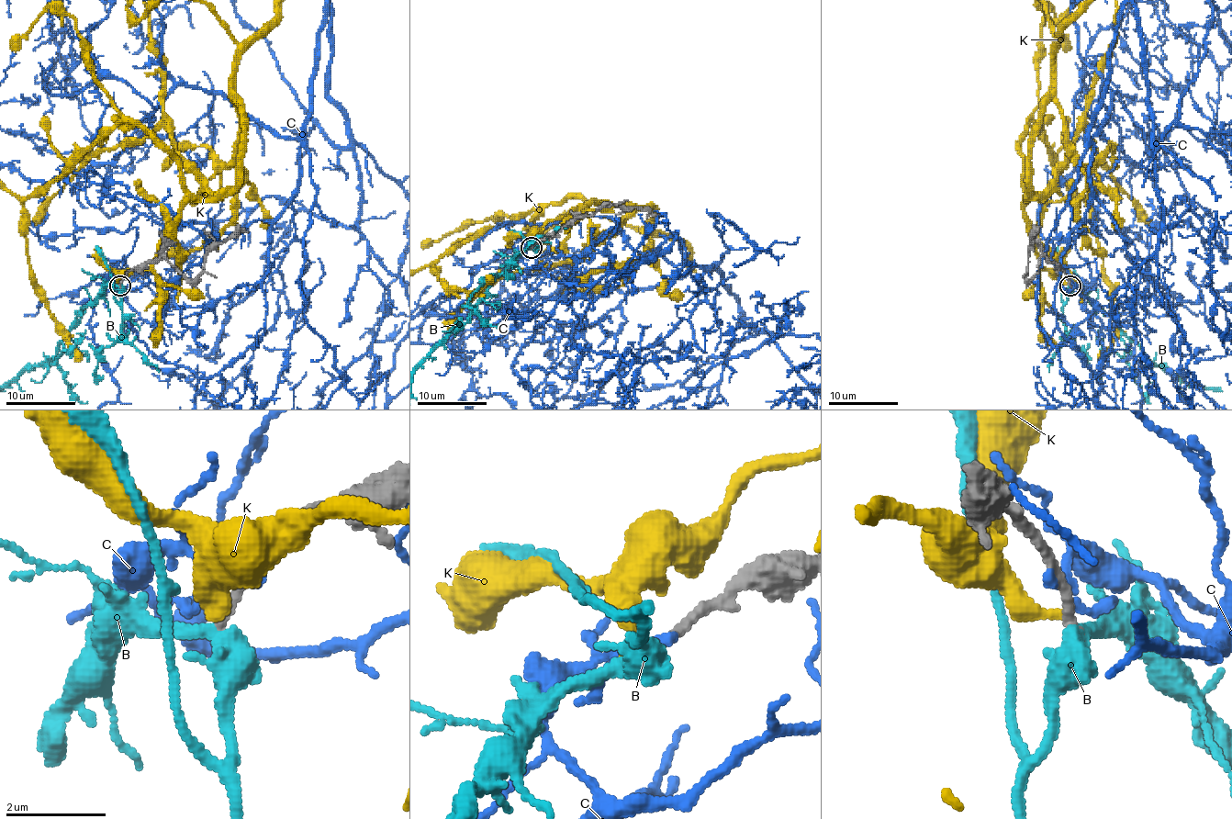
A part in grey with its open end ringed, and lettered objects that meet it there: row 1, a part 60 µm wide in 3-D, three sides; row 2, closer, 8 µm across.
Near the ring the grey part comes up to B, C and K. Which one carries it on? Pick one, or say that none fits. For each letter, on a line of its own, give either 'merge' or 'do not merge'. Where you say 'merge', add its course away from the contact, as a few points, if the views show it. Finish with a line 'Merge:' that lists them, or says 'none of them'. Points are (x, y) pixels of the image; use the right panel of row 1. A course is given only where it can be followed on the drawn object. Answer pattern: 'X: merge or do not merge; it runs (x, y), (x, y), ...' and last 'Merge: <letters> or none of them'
B: merge
C: do not merge
K: do not merge
Merge: B

